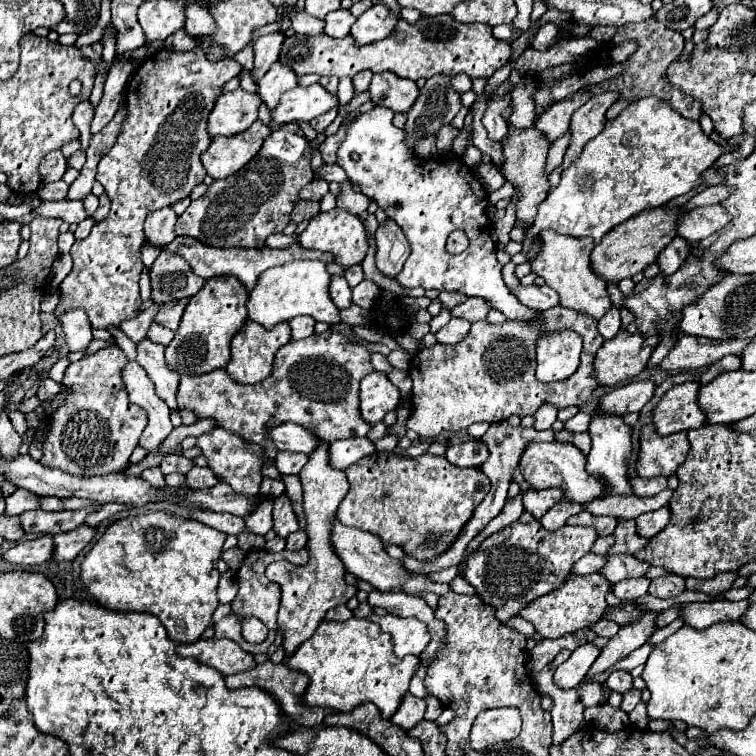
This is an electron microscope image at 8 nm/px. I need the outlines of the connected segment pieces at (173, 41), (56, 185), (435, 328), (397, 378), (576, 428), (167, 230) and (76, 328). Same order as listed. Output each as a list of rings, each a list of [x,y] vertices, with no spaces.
[[[177,30],[175,34],[171,34],[167,40],[165,40],[165,48],[169,50],[175,50],[175,52],[189,52],[197,46],[197,40],[187,36],[185,30]]]
[[[57,180],[57,182],[51,182],[51,184],[41,184],[37,194],[41,200],[63,200],[67,198],[67,190],[69,186],[63,182],[63,180]]]
[[[442,308],[439,315],[429,322],[430,325],[430,332],[436,333],[438,332],[449,320],[452,318],[450,309]]]
[[[391,368],[391,370],[387,372],[387,378],[401,390],[401,396],[403,396],[403,398],[409,398],[409,396],[411,396],[411,378],[409,378],[407,372],[397,370],[397,368]]]
[[[579,412],[575,418],[571,418],[571,420],[565,422],[565,428],[567,428],[569,432],[587,432],[587,428],[589,428],[589,420],[591,420],[589,414]]]
[[[161,208],[151,212],[145,220],[145,240],[155,248],[165,248],[175,240],[175,220],[177,214],[171,208]]]
[[[79,308],[65,310],[59,316],[59,322],[63,326],[65,340],[67,340],[67,346],[69,346],[71,352],[85,350],[89,346],[89,342],[93,340],[93,336],[91,336],[91,322],[87,320],[85,310],[79,310]]]

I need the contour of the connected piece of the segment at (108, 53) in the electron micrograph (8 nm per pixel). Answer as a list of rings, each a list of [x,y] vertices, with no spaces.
[[[107,28],[105,34],[103,34],[103,40],[105,40],[105,46],[103,46],[103,60],[105,62],[113,62],[115,58],[115,38],[113,38],[113,28]]]

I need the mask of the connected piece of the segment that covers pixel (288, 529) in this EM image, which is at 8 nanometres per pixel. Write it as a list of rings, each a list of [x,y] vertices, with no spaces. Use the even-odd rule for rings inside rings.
[[[281,494],[275,500],[275,506],[273,506],[273,530],[281,538],[287,538],[291,532],[299,530],[297,516],[293,514],[293,508],[291,508],[291,502],[289,502],[287,494]]]

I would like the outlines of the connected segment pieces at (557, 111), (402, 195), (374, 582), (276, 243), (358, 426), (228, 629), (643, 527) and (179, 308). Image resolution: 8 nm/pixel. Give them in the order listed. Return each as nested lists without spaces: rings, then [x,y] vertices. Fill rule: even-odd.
[[[575,92],[559,102],[555,102],[539,120],[537,120],[537,128],[549,138],[549,142],[553,142],[555,138],[563,136],[569,130],[569,120],[571,114],[581,108],[593,94],[591,92]]]
[[[375,106],[373,110],[359,114],[349,126],[347,126],[347,136],[341,142],[337,150],[337,164],[347,172],[347,178],[351,184],[359,186],[359,190],[377,202],[377,206],[387,214],[387,218],[395,220],[397,226],[405,232],[409,244],[411,244],[411,254],[397,276],[397,280],[407,286],[407,288],[425,288],[425,290],[447,290],[447,292],[461,292],[465,296],[475,296],[483,298],[485,302],[491,304],[491,308],[499,310],[507,320],[515,322],[539,322],[543,316],[537,310],[531,310],[517,302],[517,298],[511,294],[507,284],[501,278],[501,264],[495,258],[495,244],[489,238],[489,228],[491,222],[485,214],[487,208],[487,194],[477,180],[475,172],[459,158],[447,156],[443,160],[421,160],[409,150],[405,144],[405,132],[401,128],[393,126],[393,112],[381,106]],[[357,152],[359,160],[351,160],[349,154]],[[449,230],[463,230],[469,238],[469,246],[461,254],[449,254],[445,250],[445,240],[449,236]]]
[[[333,522],[333,528],[331,528],[331,546],[335,550],[335,554],[341,558],[343,566],[345,566],[345,572],[353,574],[355,578],[359,580],[365,580],[369,582],[373,588],[385,592],[385,590],[391,590],[391,588],[397,588],[401,586],[401,590],[405,594],[417,594],[417,592],[435,592],[437,596],[445,596],[447,592],[451,592],[451,588],[447,584],[435,584],[431,582],[429,578],[425,576],[409,576],[407,570],[403,570],[399,566],[397,560],[393,560],[387,552],[385,552],[385,546],[381,544],[379,536],[375,534],[369,534],[369,532],[363,532],[359,528],[349,528],[349,526],[343,526],[337,522]]]
[[[269,234],[265,238],[265,246],[267,248],[285,248],[285,244],[289,244],[293,238],[285,236],[285,234]]]
[[[327,330],[323,334],[313,334],[297,342],[291,340],[285,346],[281,346],[275,354],[275,366],[271,376],[267,376],[263,382],[257,382],[257,384],[243,386],[233,378],[229,378],[229,374],[223,368],[201,376],[181,376],[177,402],[179,402],[179,408],[189,408],[199,418],[211,418],[217,422],[217,426],[239,434],[251,444],[263,446],[265,460],[273,462],[277,456],[277,450],[269,438],[269,430],[283,422],[301,424],[307,430],[315,432],[315,436],[325,442],[335,442],[351,436],[367,436],[371,424],[367,424],[359,414],[359,382],[369,372],[373,372],[369,350],[359,342],[351,342],[349,336],[345,336],[343,332]]]
[[[255,550],[255,552],[249,552],[237,572],[237,578],[239,578],[239,592],[235,596],[235,600],[231,602],[231,614],[225,616],[219,624],[219,630],[215,630],[215,638],[229,638],[229,640],[235,640],[243,650],[247,650],[249,654],[265,654],[267,648],[273,644],[275,640],[275,630],[277,630],[277,610],[279,610],[279,602],[281,602],[281,588],[279,584],[267,580],[265,576],[265,568],[275,562],[275,560],[289,560],[289,562],[307,562],[309,560],[309,554],[307,550],[299,550],[299,552],[279,552],[279,554],[273,554],[273,552],[267,552],[267,550]],[[245,618],[259,618],[267,628],[269,628],[269,634],[267,634],[267,640],[261,642],[261,644],[247,644],[241,636],[241,622]]]
[[[661,508],[661,510],[655,510],[655,512],[645,512],[645,514],[635,518],[637,534],[643,536],[643,538],[651,538],[657,532],[661,532],[667,522],[669,522],[669,510],[667,508]]]
[[[181,302],[163,304],[163,306],[159,308],[159,312],[155,314],[155,322],[157,322],[157,324],[163,324],[165,328],[169,328],[169,330],[175,332],[177,326],[179,326],[179,320],[181,320],[183,310],[185,310],[185,304],[181,304]]]

